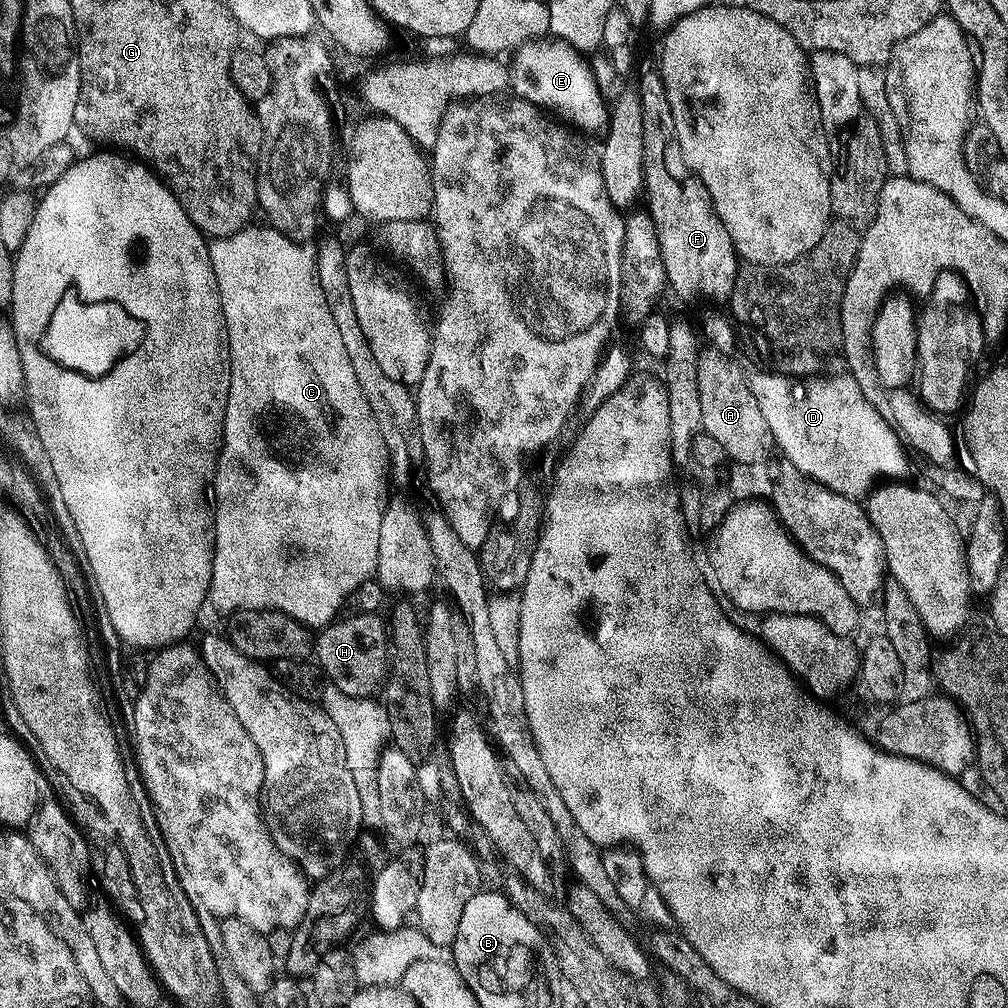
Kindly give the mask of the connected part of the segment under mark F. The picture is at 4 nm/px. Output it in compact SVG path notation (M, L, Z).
M652 70L652 72L644 72L640 76L640 84L638 84L638 91L641 96L642 110L644 117L642 118L642 138L644 139L644 184L643 191L646 193L646 200L648 196L648 204L646 210L652 215L652 221L656 227L658 234L658 246L662 254L662 262L664 263L664 274L667 283L680 296L697 296L700 300L724 300L727 301L734 290L734 282L736 281L736 271L739 270L741 261L736 255L736 247L730 238L730 234L726 230L726 226L722 226L722 222L718 218L718 214L712 205L710 194L706 190L706 186L702 186L702 182L697 176L692 173L690 166L686 166L686 158L682 158L682 146L678 146L678 130L674 130L674 110L670 110L670 98L666 94L666 86L664 80L661 78L659 71Z

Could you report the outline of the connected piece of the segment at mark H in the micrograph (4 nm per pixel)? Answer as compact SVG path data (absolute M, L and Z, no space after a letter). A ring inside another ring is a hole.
M360 612L355 615L344 622L338 620L321 629L315 637L312 652L319 662L317 665L321 673L342 694L354 698L373 699L381 693L387 679L386 624L376 614Z

